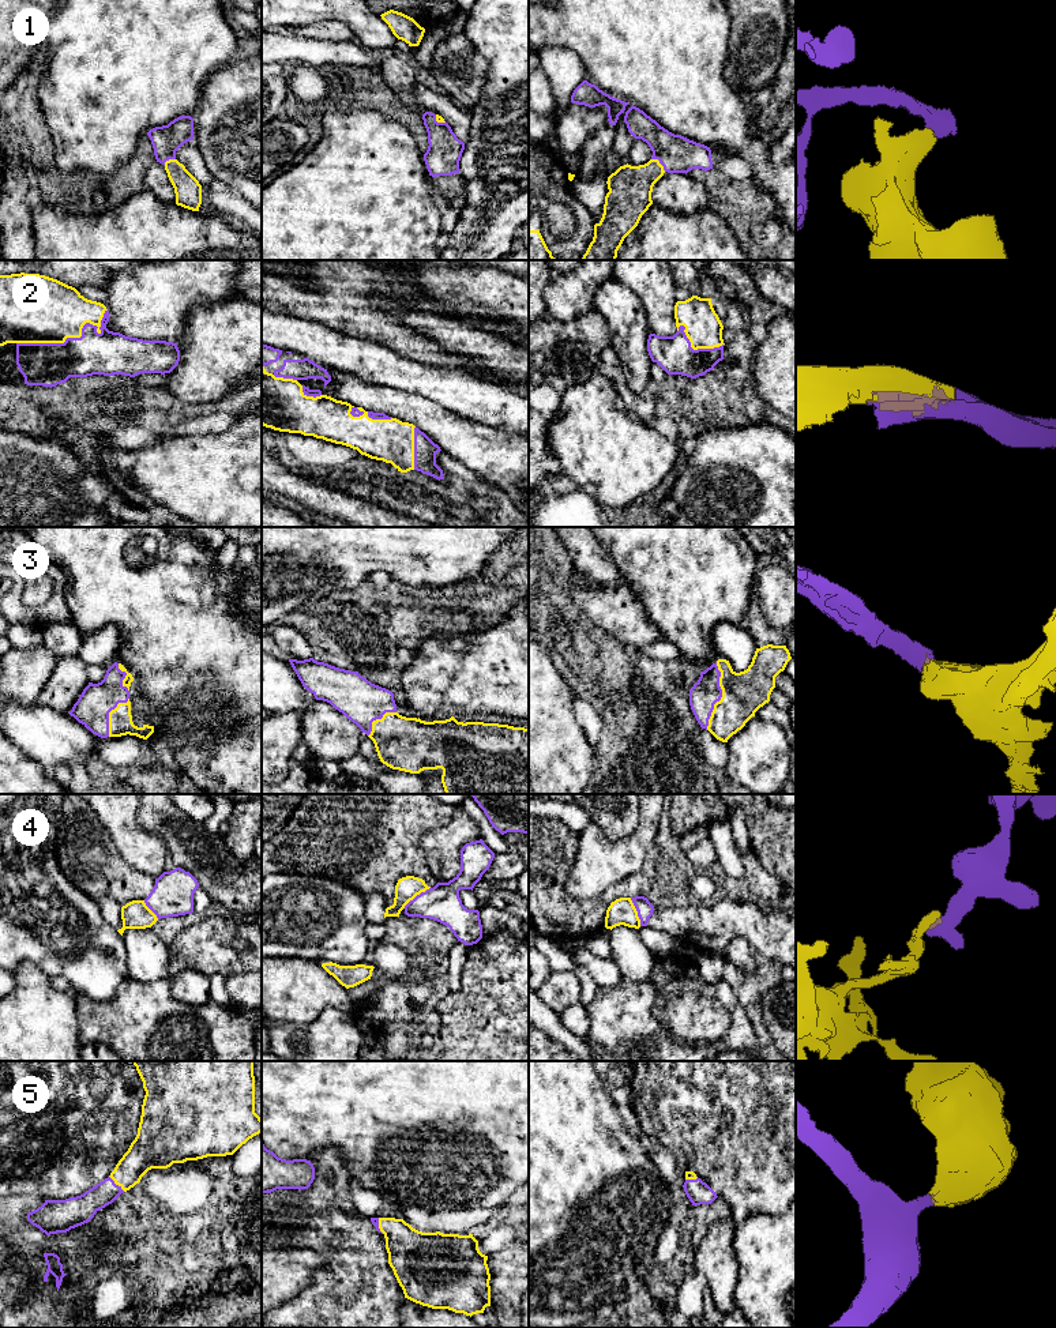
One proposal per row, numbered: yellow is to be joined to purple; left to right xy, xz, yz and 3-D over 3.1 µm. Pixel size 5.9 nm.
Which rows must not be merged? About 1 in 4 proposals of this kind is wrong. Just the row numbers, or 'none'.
4

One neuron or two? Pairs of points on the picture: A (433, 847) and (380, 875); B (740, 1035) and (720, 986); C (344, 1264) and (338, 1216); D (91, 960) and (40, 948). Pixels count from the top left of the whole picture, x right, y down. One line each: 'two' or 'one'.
A: two
B: one
C: one
D: one

